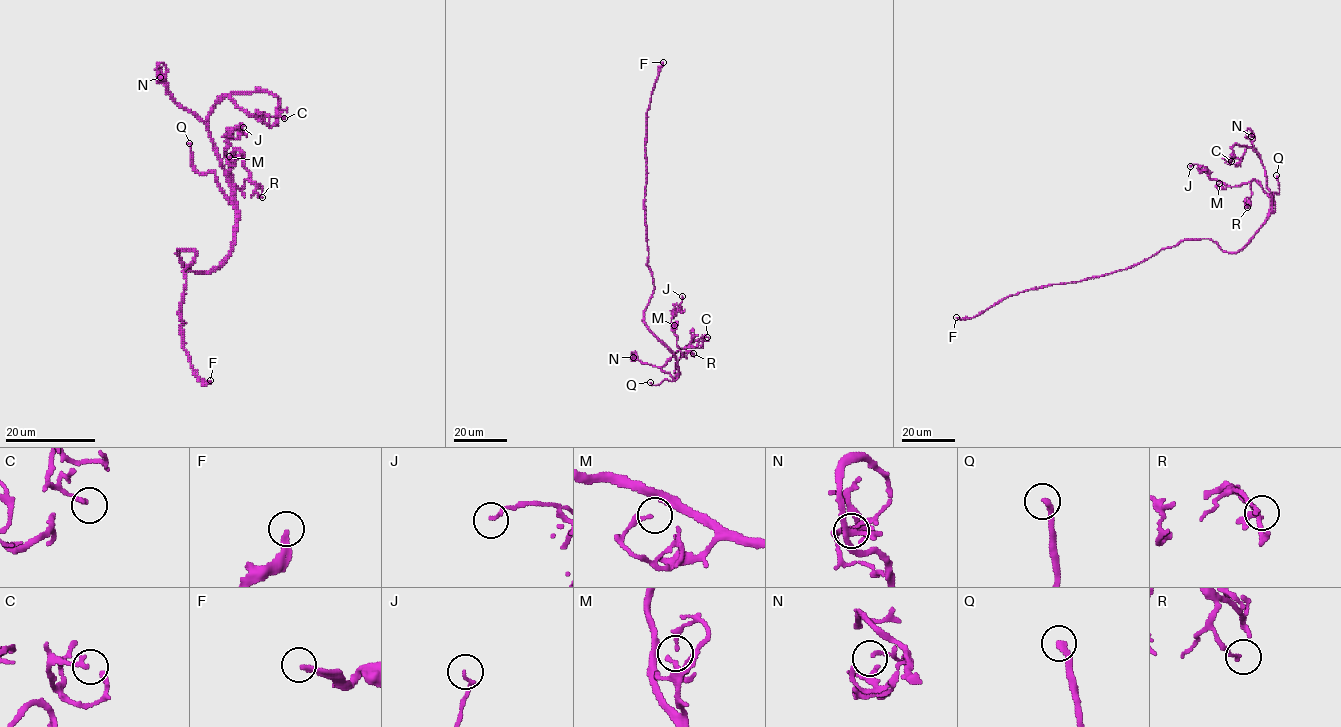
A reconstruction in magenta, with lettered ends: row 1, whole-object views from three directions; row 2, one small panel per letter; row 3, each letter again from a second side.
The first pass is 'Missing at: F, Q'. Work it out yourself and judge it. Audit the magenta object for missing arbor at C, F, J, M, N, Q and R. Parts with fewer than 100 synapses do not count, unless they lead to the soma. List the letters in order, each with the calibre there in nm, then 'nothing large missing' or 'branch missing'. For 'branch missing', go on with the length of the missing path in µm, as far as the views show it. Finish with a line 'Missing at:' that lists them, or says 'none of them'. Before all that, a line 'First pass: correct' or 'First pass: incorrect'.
First pass: correct
C: 180 nm thick; nothing large missing
F: 240 nm thick; branch missing; about 250 µm are missing
J: 130 nm thick; nothing large missing
M: 190 nm thick; nothing large missing
N: 80 nm thick; nothing large missing
Q: 260 nm thick; branch missing; about 15 µm are missing
R: 140 nm thick; nothing large missing
Missing at: F, Q

